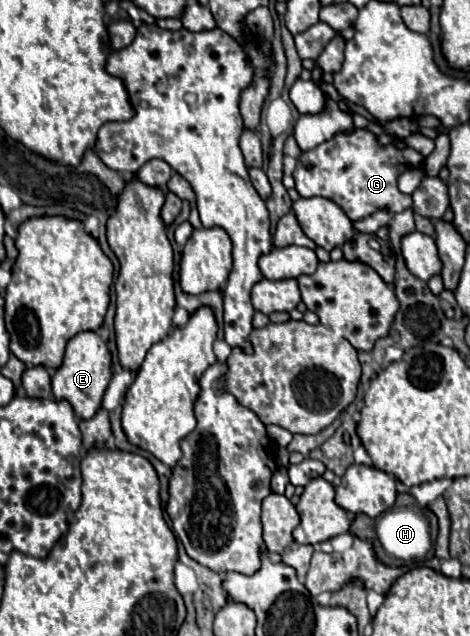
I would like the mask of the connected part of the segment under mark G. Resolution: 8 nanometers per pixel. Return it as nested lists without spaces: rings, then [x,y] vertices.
[[[355,130],[353,134],[337,134],[317,148],[303,152],[297,160],[293,178],[301,198],[329,198],[337,202],[353,222],[357,222],[381,208],[387,208],[393,214],[411,208],[411,196],[397,190],[397,176],[421,162],[423,156],[413,148],[397,150],[391,144],[383,148],[371,132]]]

